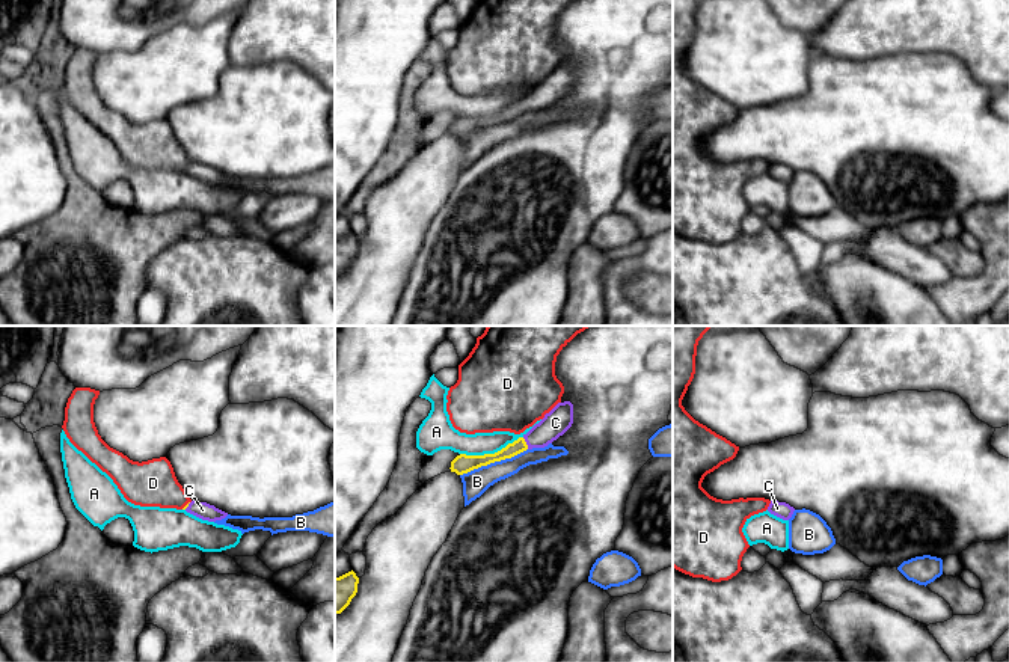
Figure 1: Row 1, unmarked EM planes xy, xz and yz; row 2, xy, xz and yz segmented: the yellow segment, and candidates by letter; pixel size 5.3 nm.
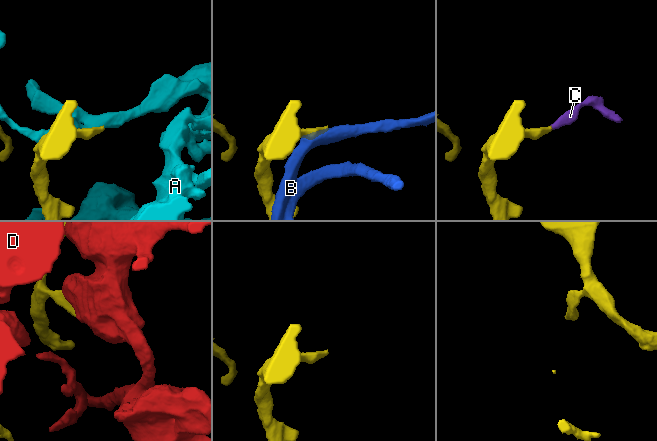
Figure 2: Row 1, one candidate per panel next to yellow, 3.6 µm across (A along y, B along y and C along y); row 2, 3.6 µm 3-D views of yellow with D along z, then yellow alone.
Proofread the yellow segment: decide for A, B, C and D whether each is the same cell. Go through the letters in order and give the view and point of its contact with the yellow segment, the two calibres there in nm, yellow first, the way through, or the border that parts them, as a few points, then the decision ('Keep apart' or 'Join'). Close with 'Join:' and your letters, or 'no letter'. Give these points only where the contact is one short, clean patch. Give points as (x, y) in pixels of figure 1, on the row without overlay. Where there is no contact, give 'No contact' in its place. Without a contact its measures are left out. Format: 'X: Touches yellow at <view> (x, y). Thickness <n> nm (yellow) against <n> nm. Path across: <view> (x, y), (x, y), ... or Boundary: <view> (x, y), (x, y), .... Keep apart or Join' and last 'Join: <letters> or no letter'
A: Touches yellow at xz (490, 116). Thickness 100 nm (yellow) against 130 nm. Keep apart
B: Touches yellow at xz (493, 124). Thickness 100 nm (yellow) against 140 nm. Keep apart
C: Touches yellow at xz (525, 106). Thickness 70 nm (yellow) against 140 nm. Path across: xz (519, 107), (525, 106), (555, 85). Join
D: Touches yellow at xy (186, 168). Thickness 20 nm (yellow) against 240 nm. Keep apart
Join: C

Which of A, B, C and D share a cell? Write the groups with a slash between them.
A / B / C / D

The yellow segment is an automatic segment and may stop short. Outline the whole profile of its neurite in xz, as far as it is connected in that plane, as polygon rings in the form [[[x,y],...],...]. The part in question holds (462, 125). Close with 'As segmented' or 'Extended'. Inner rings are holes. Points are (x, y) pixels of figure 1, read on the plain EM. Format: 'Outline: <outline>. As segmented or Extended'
Outline: [[[570,63],[558,65],[544,80],[535,86],[526,97],[508,106],[495,116],[466,118],[460,116],[451,124],[451,134],[457,137],[468,136],[481,128],[511,121],[526,112],[544,110],[563,98],[573,86],[573,66]]]. Extended

